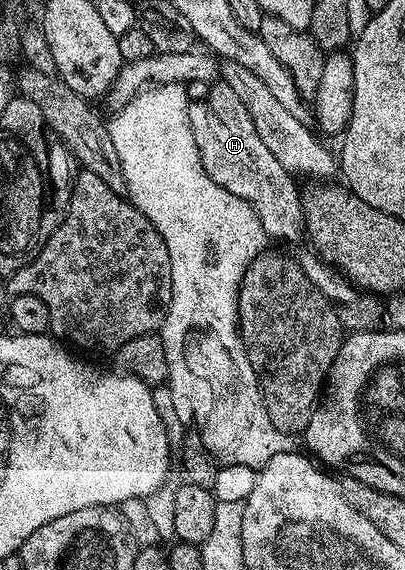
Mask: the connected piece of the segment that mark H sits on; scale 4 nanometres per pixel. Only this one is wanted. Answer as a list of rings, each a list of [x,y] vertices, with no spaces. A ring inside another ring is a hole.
[[[216,81],[208,88],[204,99],[189,102],[190,125],[194,129],[194,141],[202,157],[206,173],[222,189],[234,193],[234,197],[247,199],[256,216],[262,221],[262,229],[273,240],[296,239],[305,234],[301,192],[296,192],[293,176],[266,149],[246,105],[238,101],[238,93],[222,81]]]

